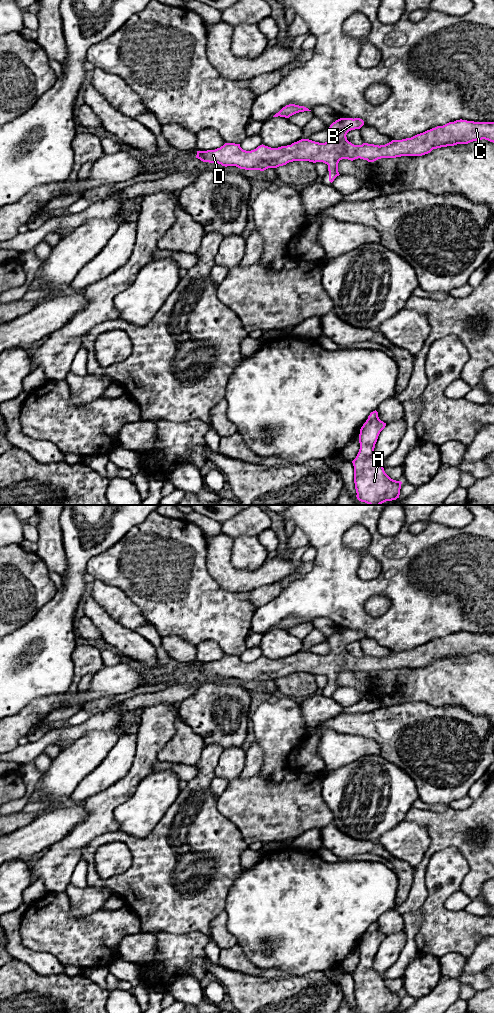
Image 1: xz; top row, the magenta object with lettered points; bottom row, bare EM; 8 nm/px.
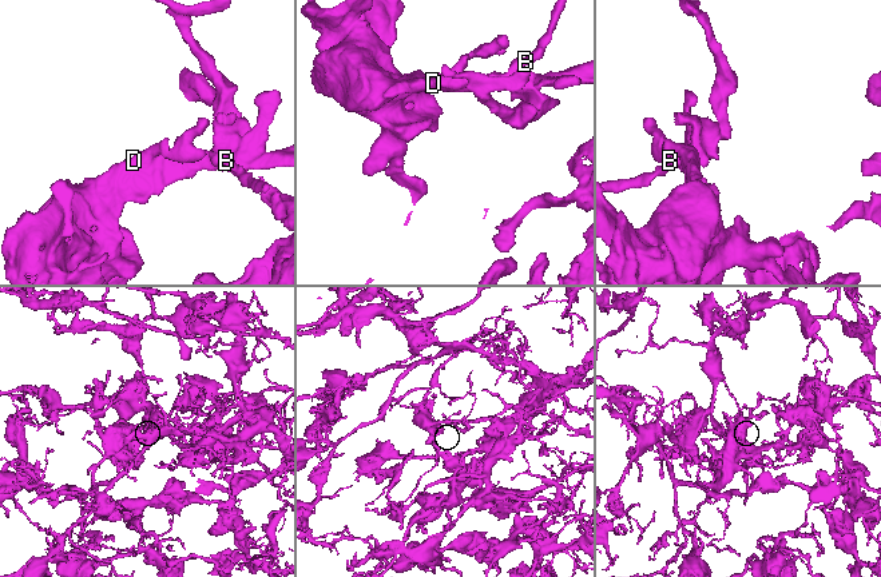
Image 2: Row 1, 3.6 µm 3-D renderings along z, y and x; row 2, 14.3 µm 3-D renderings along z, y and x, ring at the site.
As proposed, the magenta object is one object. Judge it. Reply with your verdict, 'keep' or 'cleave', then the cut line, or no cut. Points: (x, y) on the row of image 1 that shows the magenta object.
keep; cut none

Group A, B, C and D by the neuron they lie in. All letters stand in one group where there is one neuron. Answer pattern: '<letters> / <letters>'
A B C D

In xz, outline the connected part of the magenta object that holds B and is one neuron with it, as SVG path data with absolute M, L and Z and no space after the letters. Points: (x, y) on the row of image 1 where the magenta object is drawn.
M340 118L333 122L328 128L330 138L325 143L315 142L309 139L301 139L291 145L271 148L260 145L251 151L243 150L240 144L225 143L215 150L197 151L196 158L203 162L218 163L222 166L236 166L245 170L264 171L268 168L277 168L293 161L323 162L328 165L329 181L332 183L339 176L338 163L342 159L363 159L374 162L381 158L396 158L401 156L422 156L430 153L433 149L454 146L457 144L468 144L477 140L488 140L494 143L494 122L474 122L467 120L456 120L443 126L437 126L411 138L392 140L385 145L374 145L363 143L354 145L347 140L347 133L351 130L360 129L364 121L360 118Z

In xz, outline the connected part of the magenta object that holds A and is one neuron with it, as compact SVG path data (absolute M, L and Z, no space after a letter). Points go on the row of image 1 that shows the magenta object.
M376 410L370 413L360 429L360 449L352 461L356 497L369 505L381 505L396 500L400 495L402 482L391 479L382 464L374 458L375 444L385 426L386 423L379 419Z

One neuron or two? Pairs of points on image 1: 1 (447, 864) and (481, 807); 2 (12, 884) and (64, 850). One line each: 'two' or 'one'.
1: two
2: two

